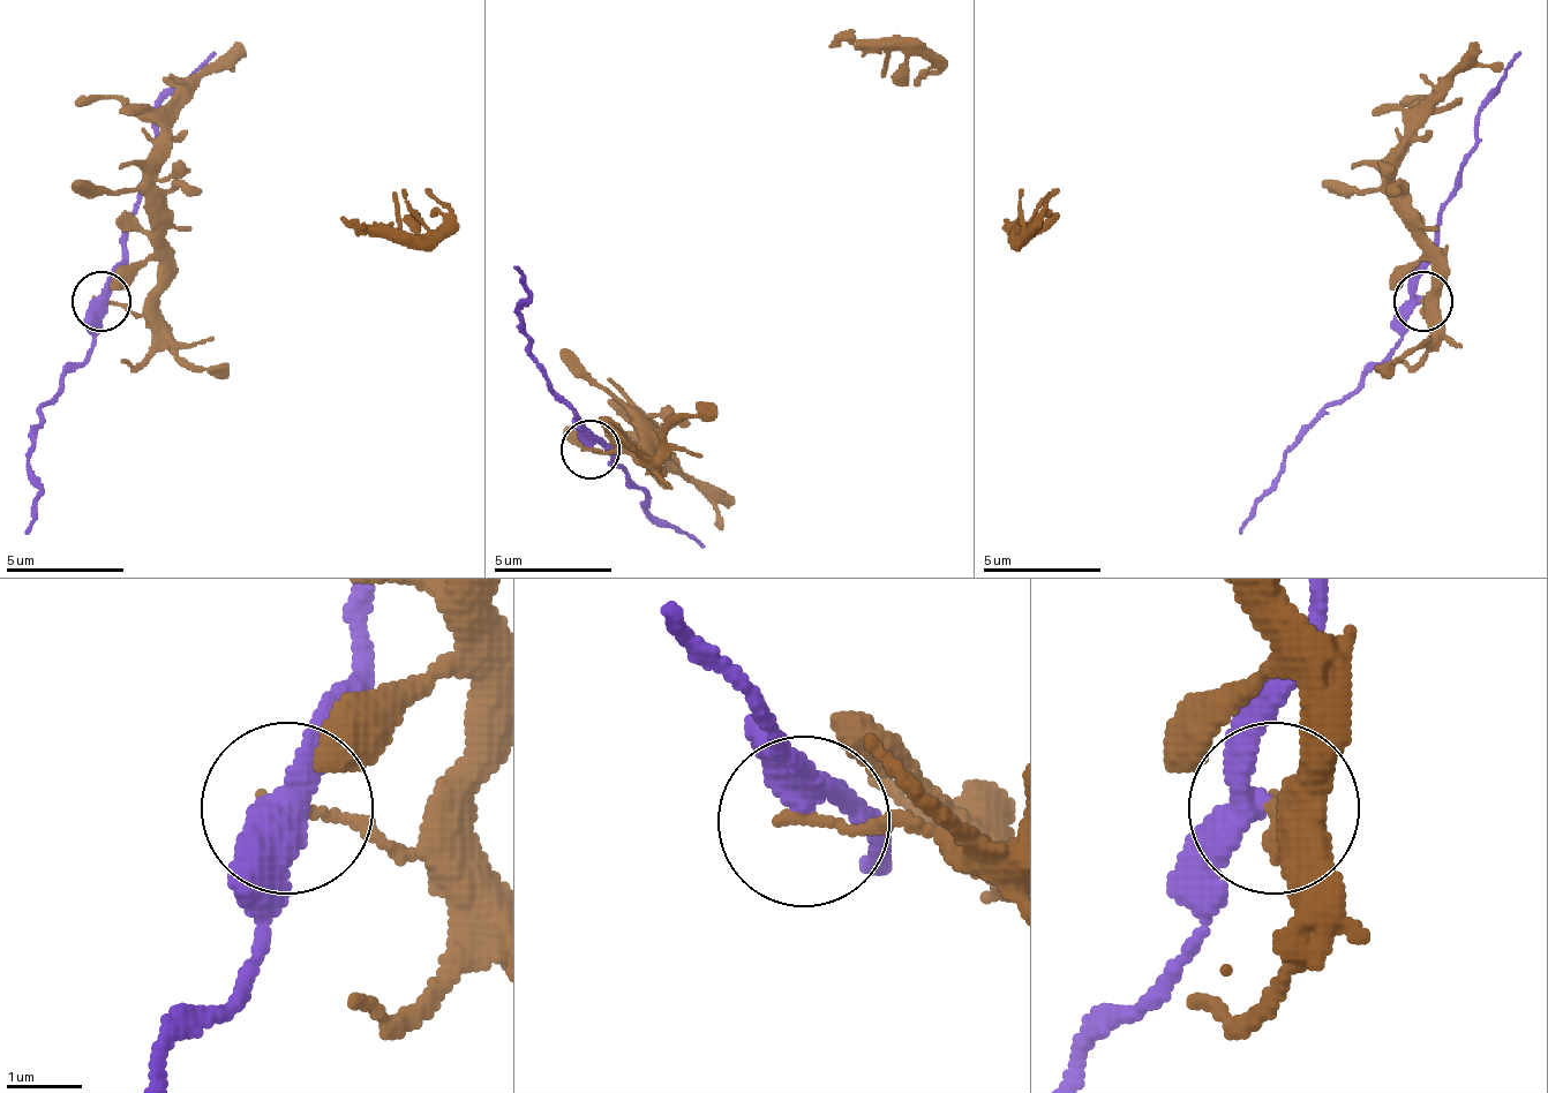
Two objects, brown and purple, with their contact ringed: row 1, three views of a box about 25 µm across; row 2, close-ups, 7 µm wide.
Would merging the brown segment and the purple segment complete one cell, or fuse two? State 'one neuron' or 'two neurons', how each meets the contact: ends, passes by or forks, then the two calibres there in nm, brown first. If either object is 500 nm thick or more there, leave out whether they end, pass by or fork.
two neurons; brown ends; purple passes by; calibres 140 and 400 nm

